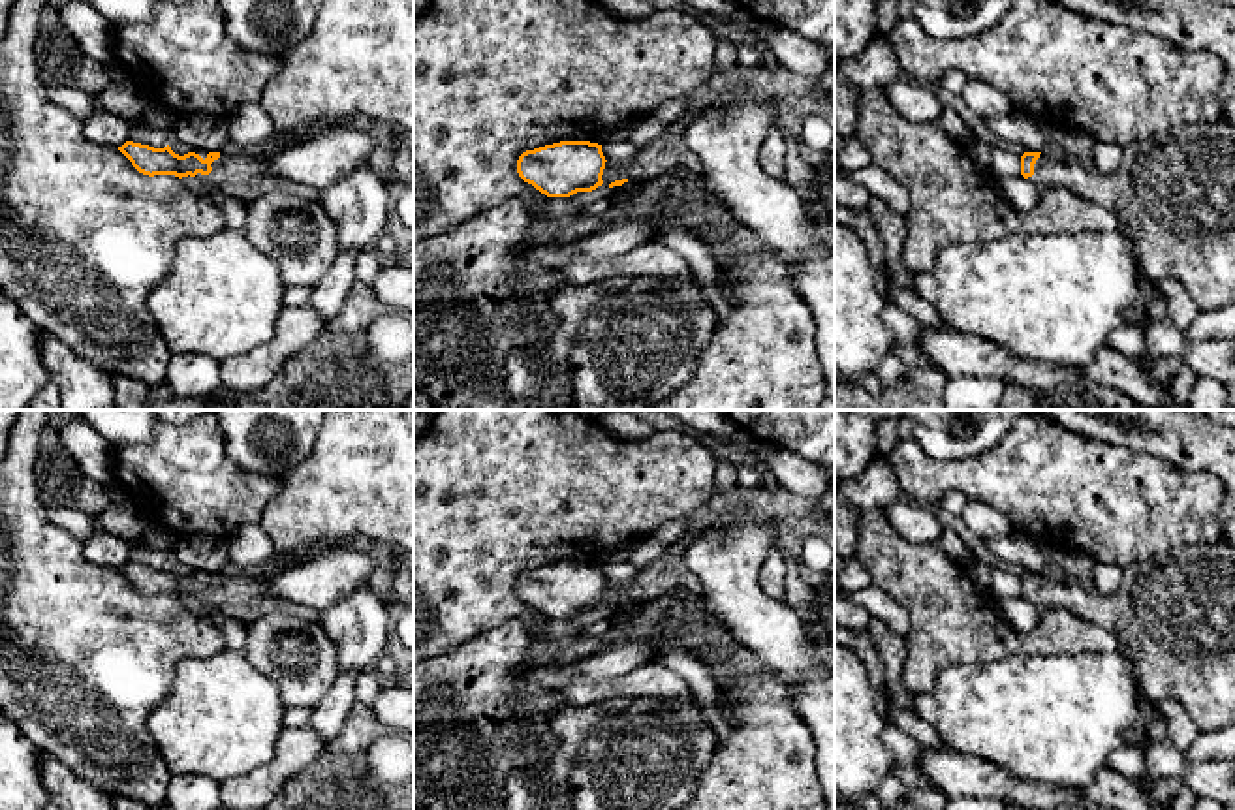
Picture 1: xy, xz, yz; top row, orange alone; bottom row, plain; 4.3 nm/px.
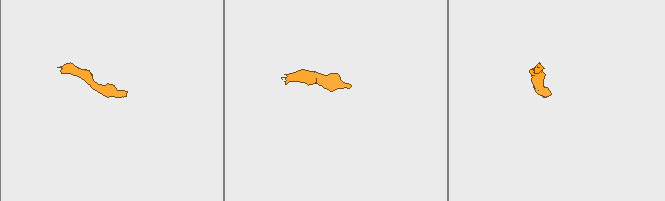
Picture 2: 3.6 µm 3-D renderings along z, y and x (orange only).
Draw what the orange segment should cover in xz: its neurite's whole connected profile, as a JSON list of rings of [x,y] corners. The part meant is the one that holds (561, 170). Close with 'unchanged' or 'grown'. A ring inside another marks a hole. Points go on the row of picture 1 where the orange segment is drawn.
[[[560,141],[523,152],[517,173],[547,197],[570,197],[602,186],[605,162],[598,143]]] | unchanged

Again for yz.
[[[1194,122],[1175,135],[1143,139],[1122,148],[1120,165],[1113,173],[1085,169],[1073,160],[1055,160],[1047,152],[1024,152],[1021,175],[1038,190],[1066,188],[1111,210],[1122,226],[1122,235],[1133,242],[1147,278],[1175,278],[1199,310],[1235,304],[1235,126]]] | grown

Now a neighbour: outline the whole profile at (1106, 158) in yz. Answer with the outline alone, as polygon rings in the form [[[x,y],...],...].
[[[1096,141],[1092,164],[1100,173],[1113,173],[1120,165],[1122,148],[1115,143]]]

